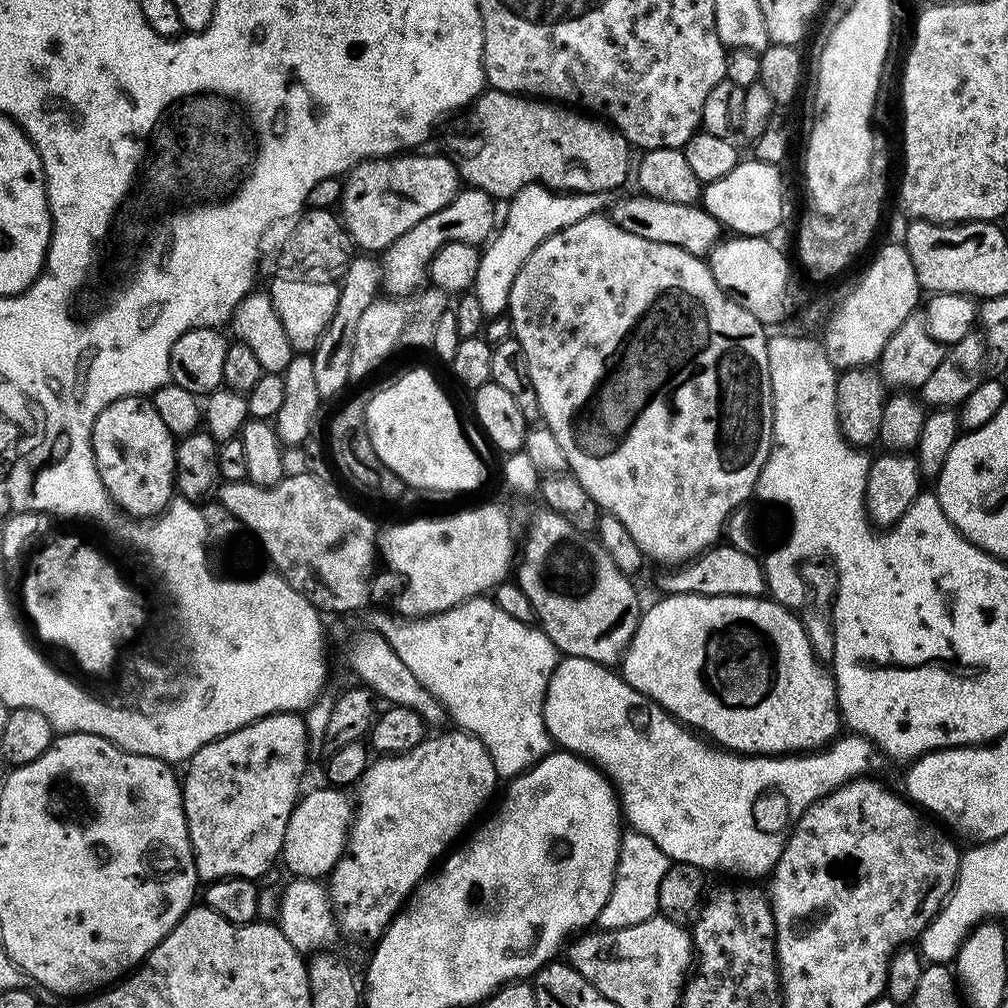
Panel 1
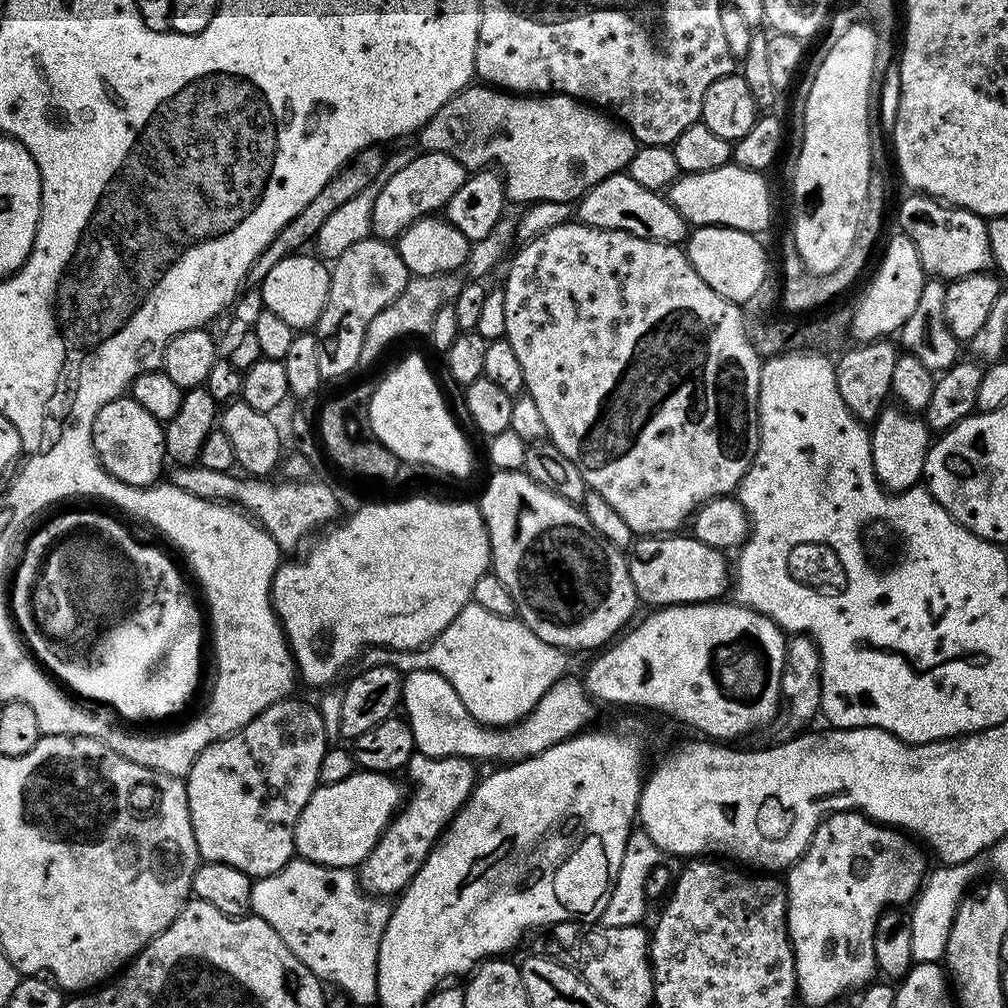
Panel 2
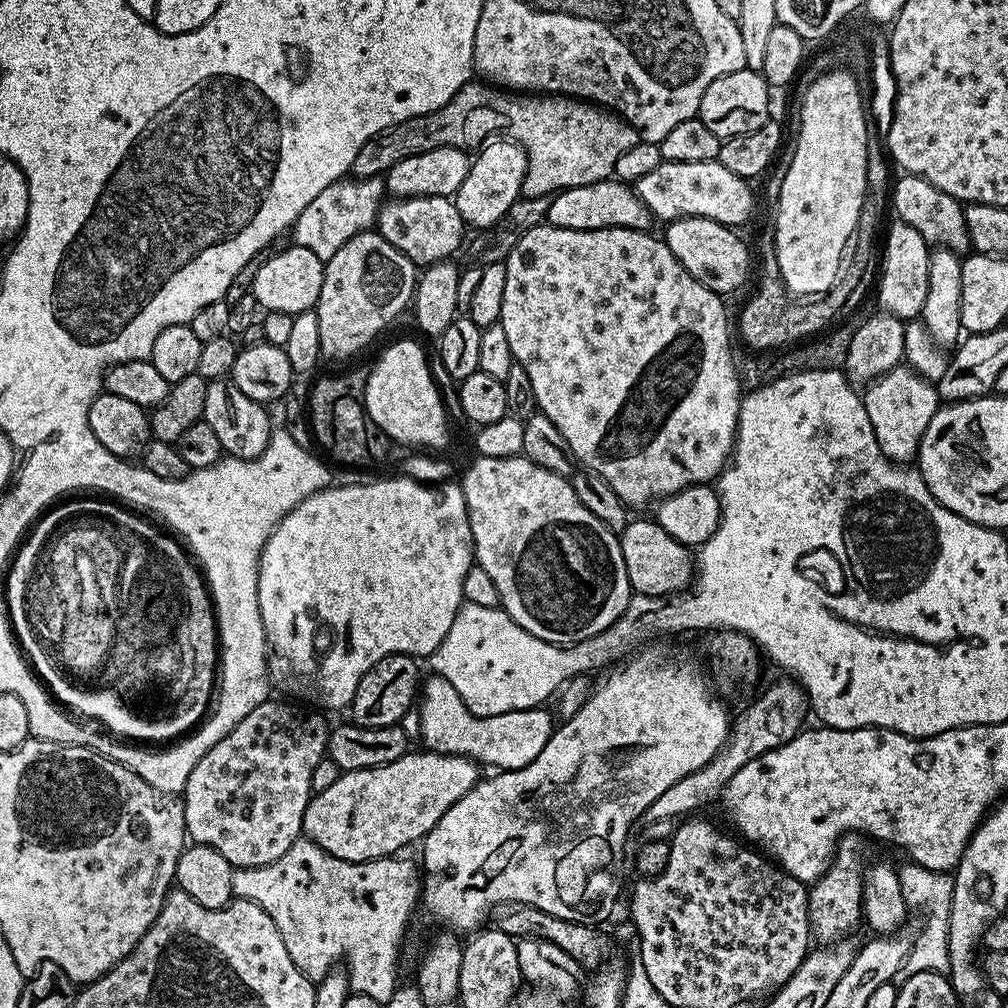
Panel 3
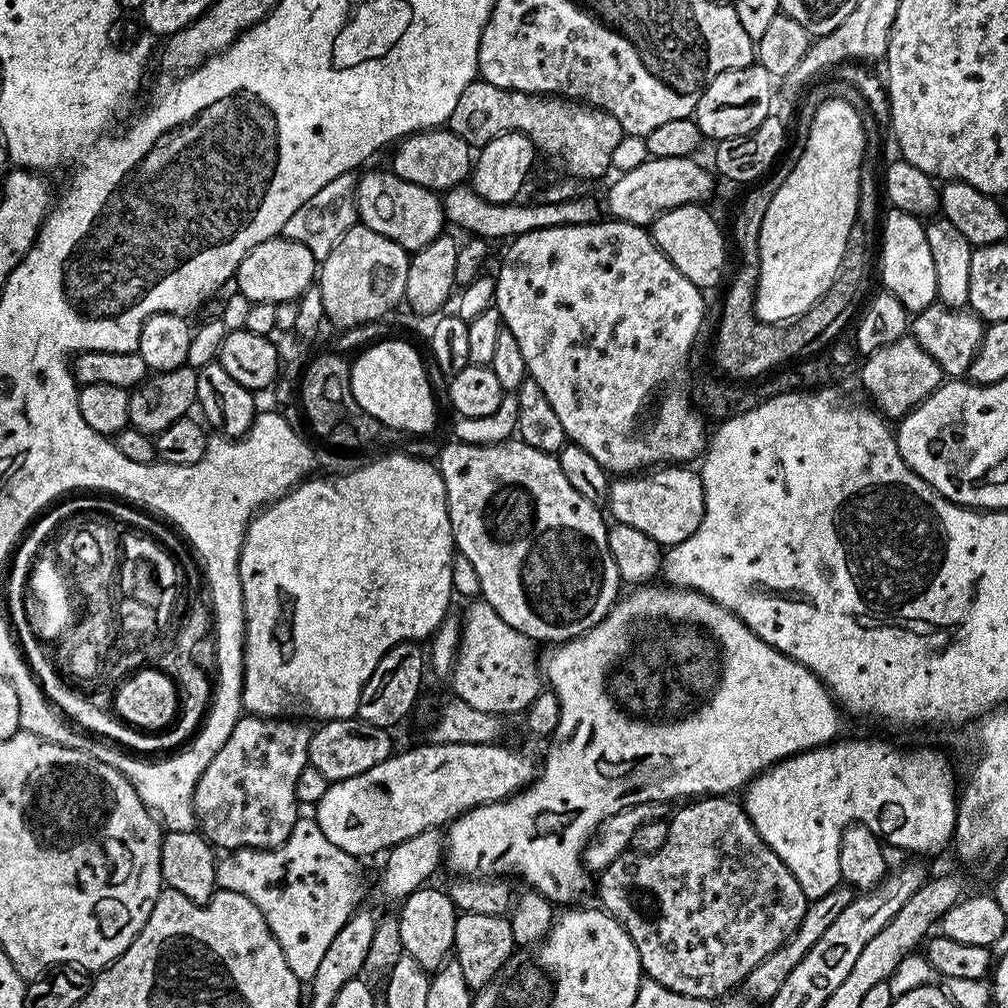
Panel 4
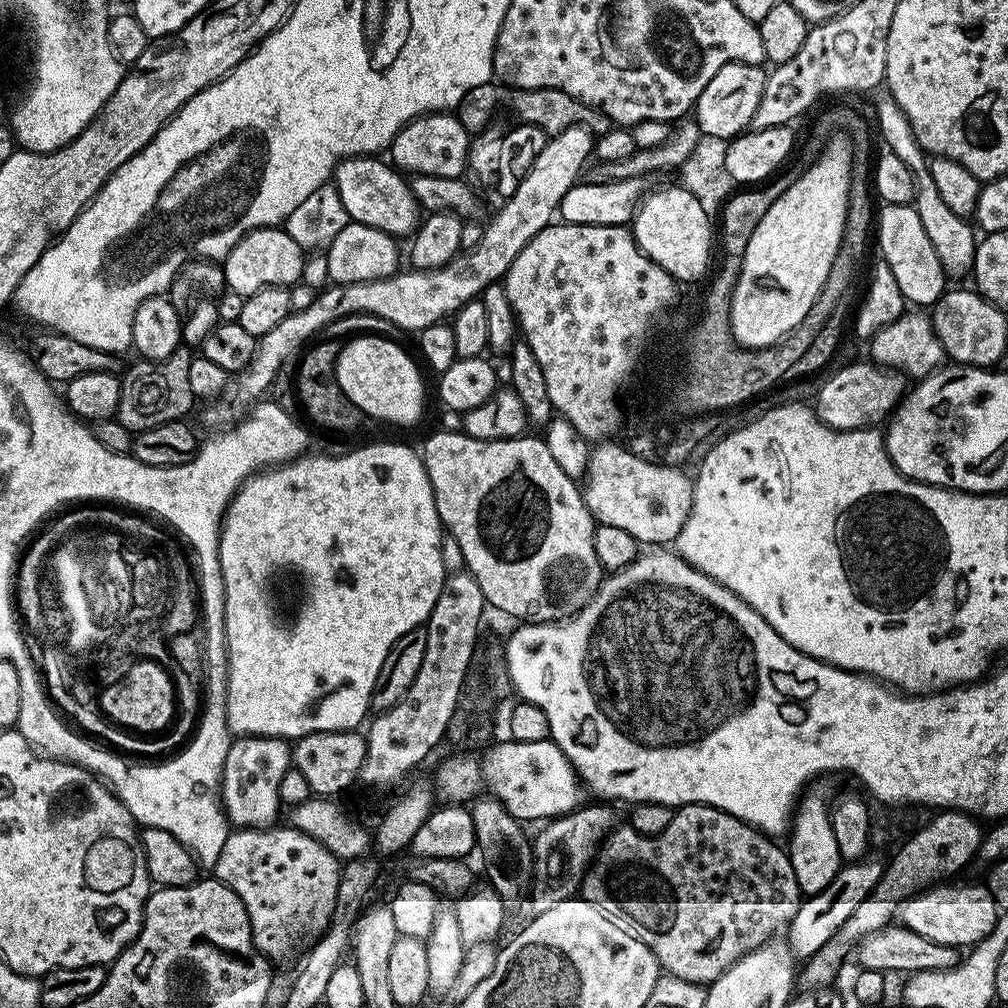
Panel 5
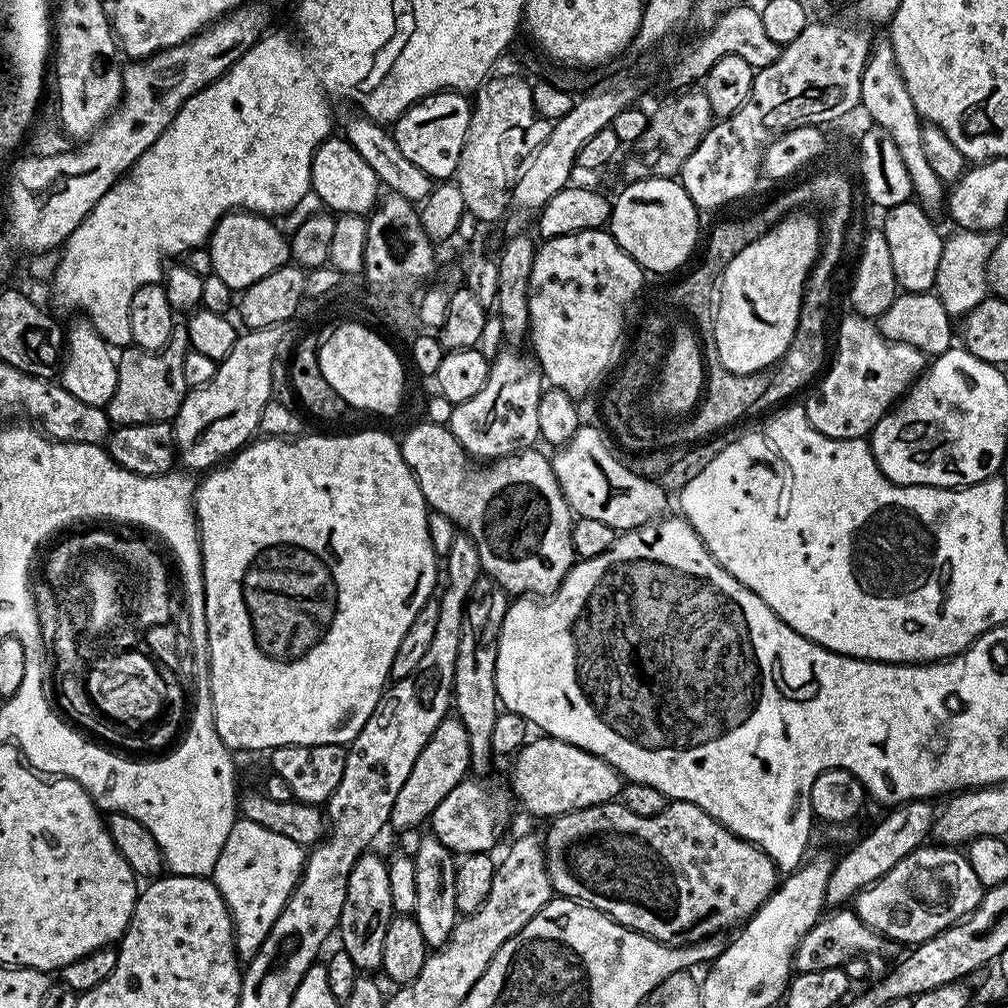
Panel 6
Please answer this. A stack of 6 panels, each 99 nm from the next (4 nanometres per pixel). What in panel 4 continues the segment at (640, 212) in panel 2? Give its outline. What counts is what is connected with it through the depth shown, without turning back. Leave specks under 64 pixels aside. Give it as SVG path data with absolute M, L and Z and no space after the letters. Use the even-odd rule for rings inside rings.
M467 183L460 184L456 188L449 188L443 193L442 203L444 206L444 219L449 225L456 228L465 228L476 238L485 241L500 240L503 236L515 238L543 228L557 228L560 224L590 224L593 223L596 208L587 198L563 201L558 205L544 205L529 202L528 205L513 202L511 204L491 204L486 202L476 193L475 188Z

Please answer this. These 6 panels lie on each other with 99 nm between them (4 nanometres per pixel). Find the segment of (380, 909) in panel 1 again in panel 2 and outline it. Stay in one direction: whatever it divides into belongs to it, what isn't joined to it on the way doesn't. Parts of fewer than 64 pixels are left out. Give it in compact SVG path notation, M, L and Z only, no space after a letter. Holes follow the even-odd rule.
M413 754L408 759L406 775L412 779L412 793L407 793L402 807L389 821L386 829L377 840L358 868L358 879L365 892L391 897L404 891L414 874L426 862L430 850L436 845L441 832L459 814L460 807L472 795L478 783L477 765L461 756L450 758L430 758Z

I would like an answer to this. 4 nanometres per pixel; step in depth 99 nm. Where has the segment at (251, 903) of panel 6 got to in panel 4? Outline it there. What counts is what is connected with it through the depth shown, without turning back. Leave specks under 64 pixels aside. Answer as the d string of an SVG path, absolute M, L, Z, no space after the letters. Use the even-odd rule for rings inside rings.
M297 819L294 830L286 842L277 848L233 848L221 855L216 862L217 889L234 894L242 894L262 910L262 918L266 918L266 926L270 934L282 946L282 954L286 954L286 962L290 962L290 970L302 982L311 982L314 970L322 963L330 942L346 926L346 922L361 907L360 899L364 896L364 872L360 869L361 861L345 850L334 846L323 834L315 819Z

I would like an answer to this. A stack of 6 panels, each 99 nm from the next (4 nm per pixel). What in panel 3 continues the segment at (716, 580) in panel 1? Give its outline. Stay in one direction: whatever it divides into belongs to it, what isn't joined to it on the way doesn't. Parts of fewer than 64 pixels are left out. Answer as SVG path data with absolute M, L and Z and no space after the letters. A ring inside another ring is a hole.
M629 519L624 531L619 533L620 545L622 546L622 562L626 562L626 578L630 582L633 593L641 592L647 596L671 596L681 590L687 589L694 576L694 556L689 545L680 544L655 519L636 520Z

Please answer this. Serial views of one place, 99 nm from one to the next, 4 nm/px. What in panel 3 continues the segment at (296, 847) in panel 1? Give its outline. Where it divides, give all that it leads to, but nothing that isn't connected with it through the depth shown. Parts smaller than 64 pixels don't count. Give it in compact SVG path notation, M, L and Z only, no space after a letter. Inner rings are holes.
M419 750L382 767L343 772L329 789L309 800L303 815L305 837L343 861L378 860L427 836L442 814L481 779L475 760Z

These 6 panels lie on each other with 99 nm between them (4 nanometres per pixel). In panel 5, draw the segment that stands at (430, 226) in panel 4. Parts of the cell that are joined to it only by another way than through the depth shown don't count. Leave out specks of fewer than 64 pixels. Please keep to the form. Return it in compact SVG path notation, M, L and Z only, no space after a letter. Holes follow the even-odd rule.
M375 155L341 159L334 173L334 187L342 206L345 207L349 221L377 228L393 238L411 237L422 219L422 208L416 203L416 198L409 188L409 181L391 163L383 164Z

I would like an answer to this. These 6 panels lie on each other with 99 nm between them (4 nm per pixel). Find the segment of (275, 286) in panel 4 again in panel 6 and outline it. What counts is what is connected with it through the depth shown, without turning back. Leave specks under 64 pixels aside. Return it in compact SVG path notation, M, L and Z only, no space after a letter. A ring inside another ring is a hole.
M237 210L223 216L210 237L212 271L233 290L248 288L258 278L274 274L290 260L290 240L279 227L263 214Z

